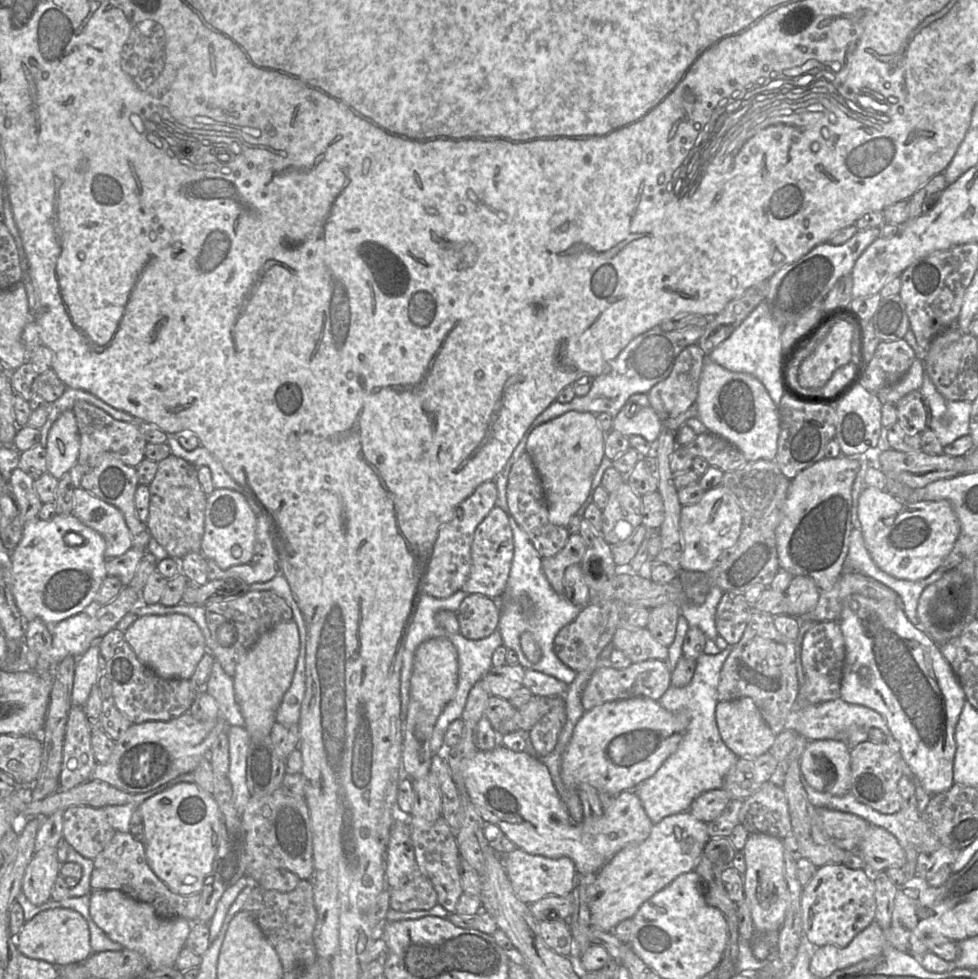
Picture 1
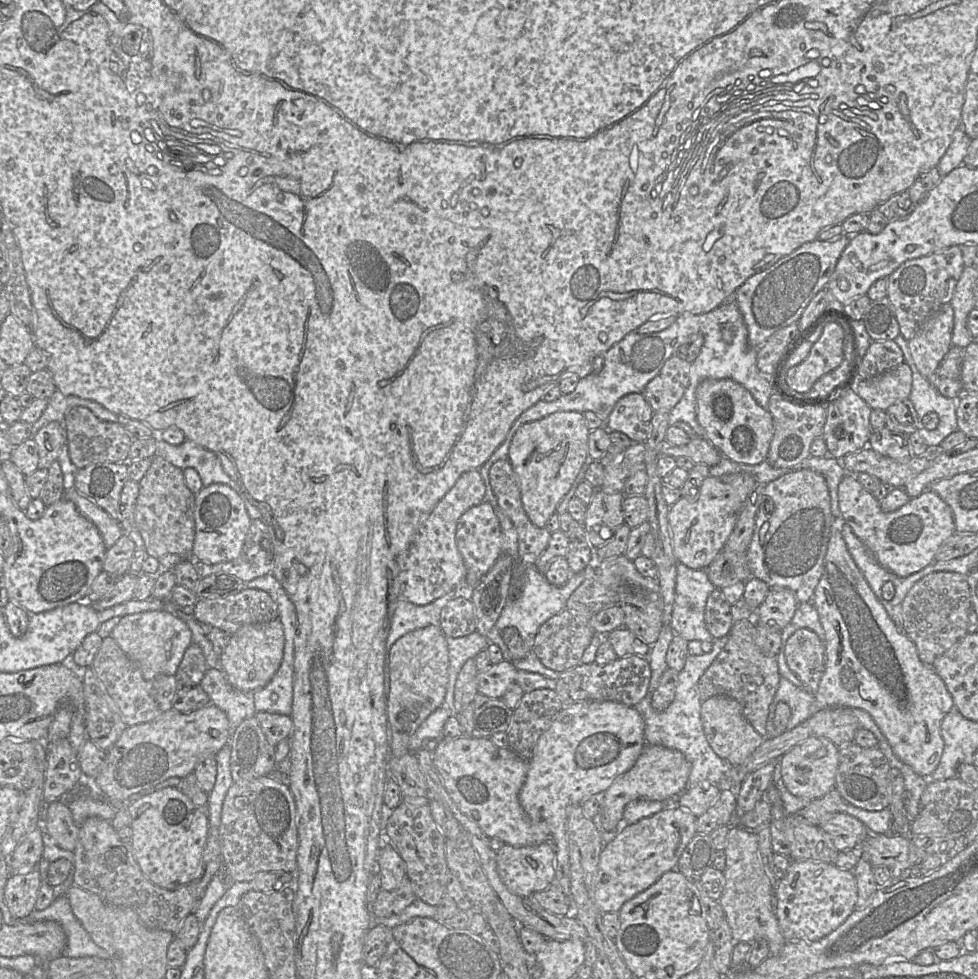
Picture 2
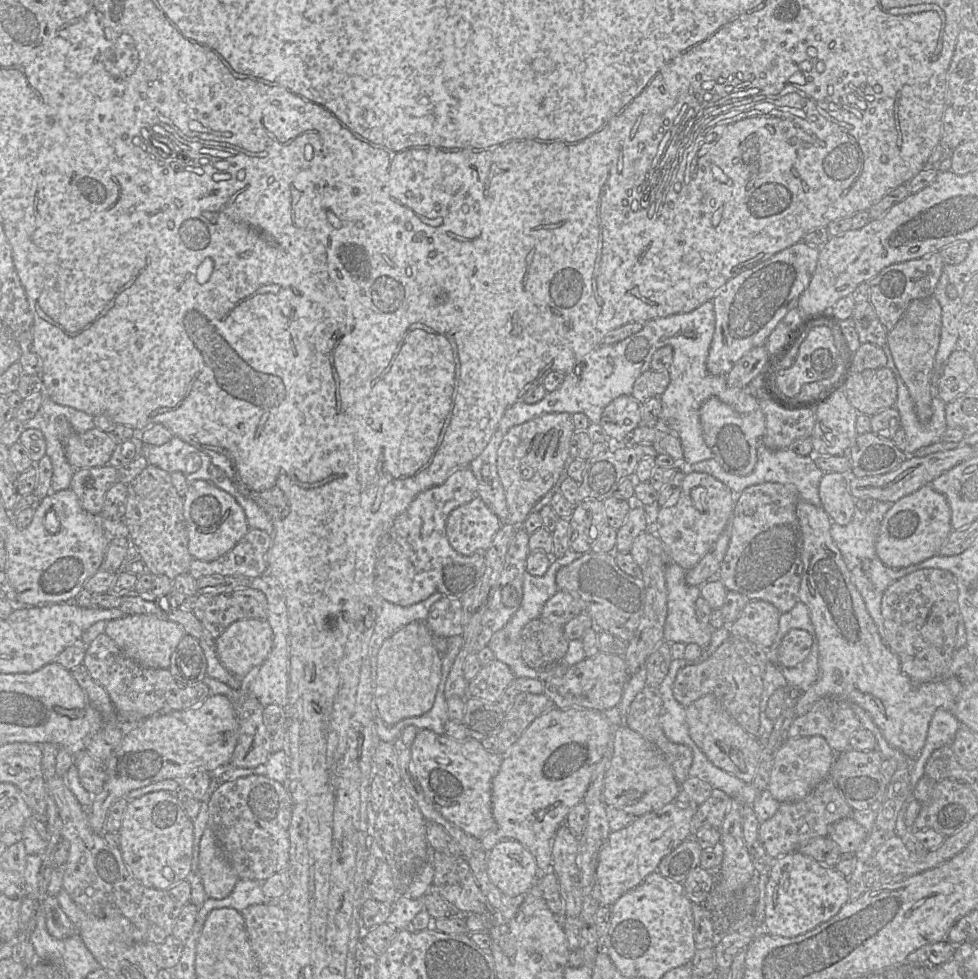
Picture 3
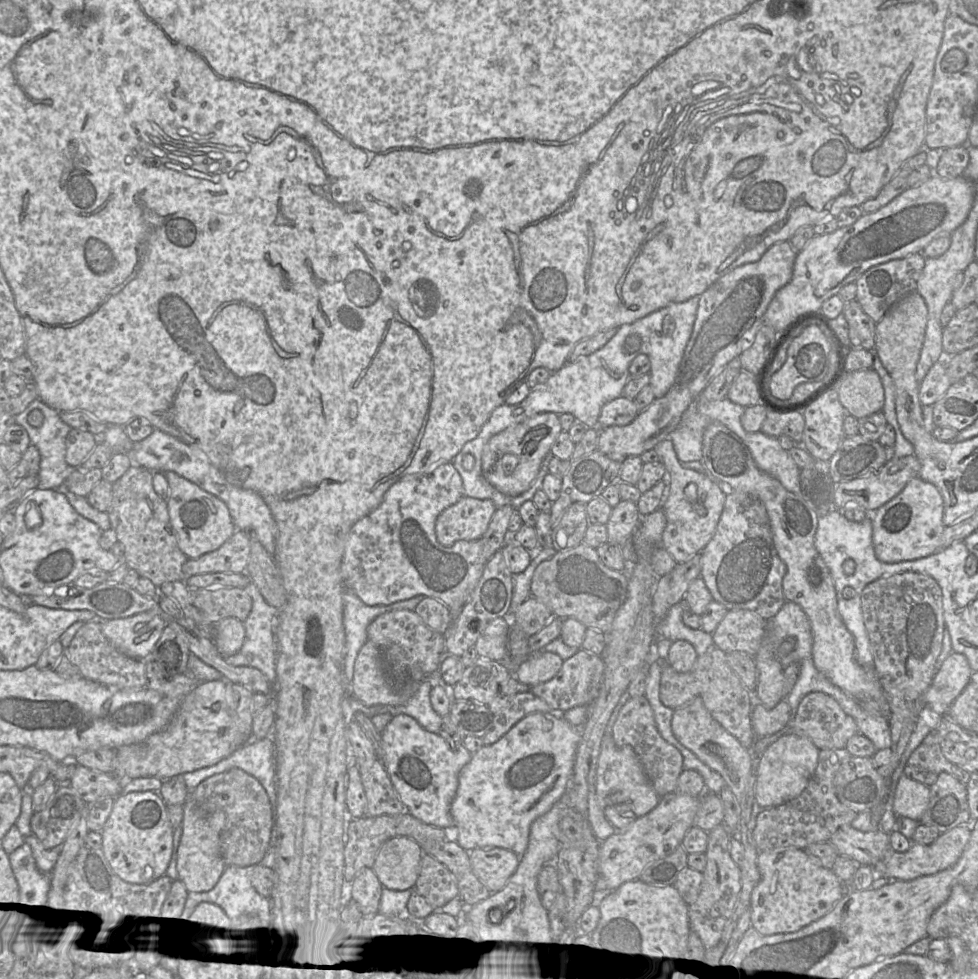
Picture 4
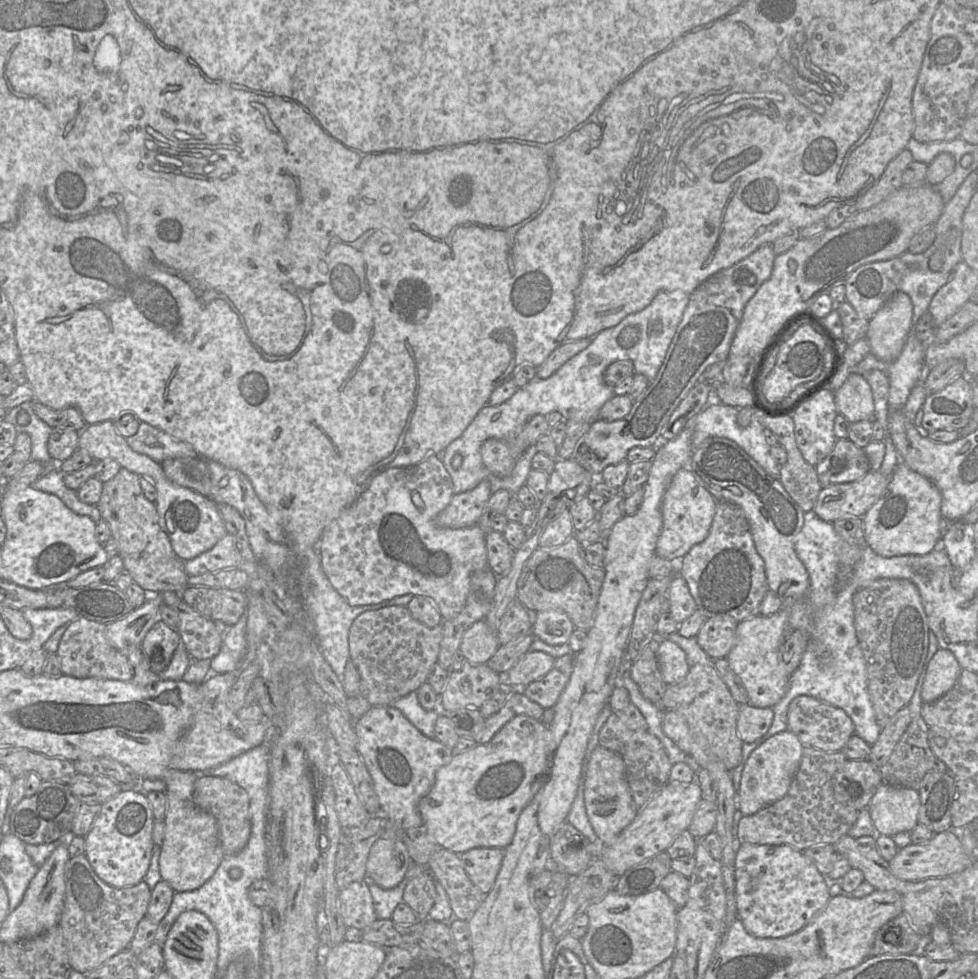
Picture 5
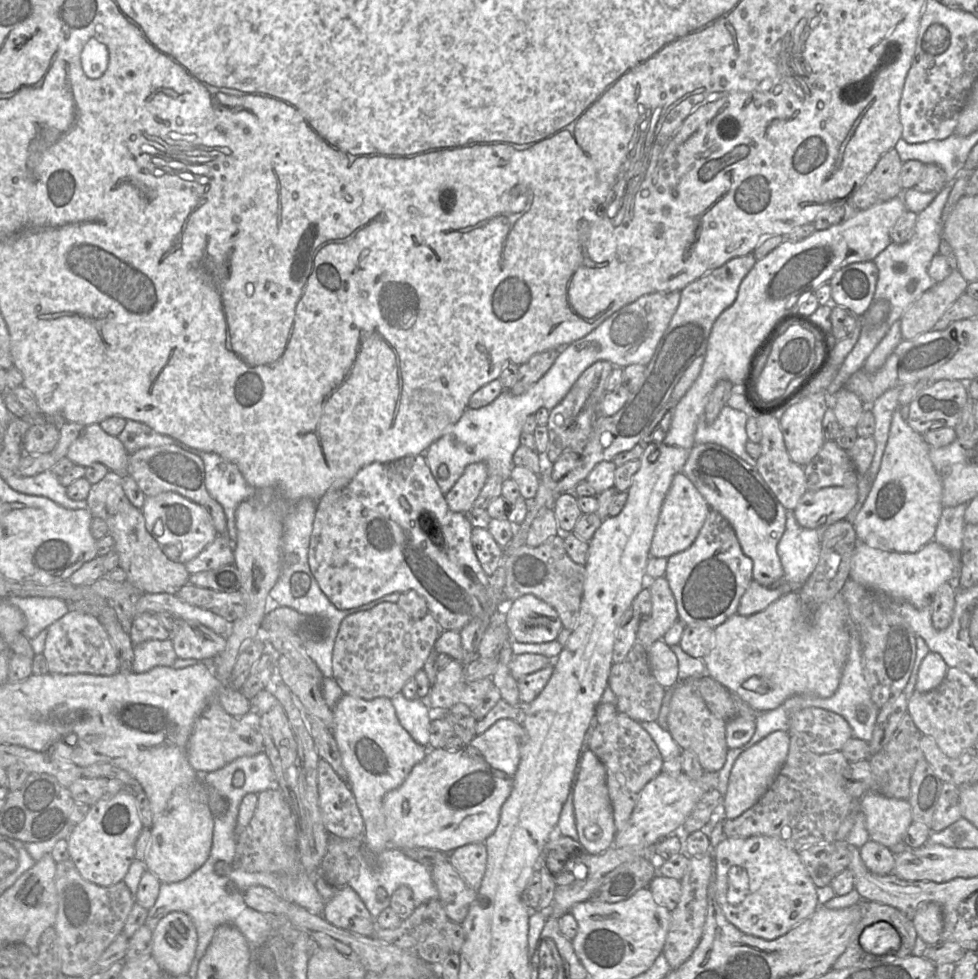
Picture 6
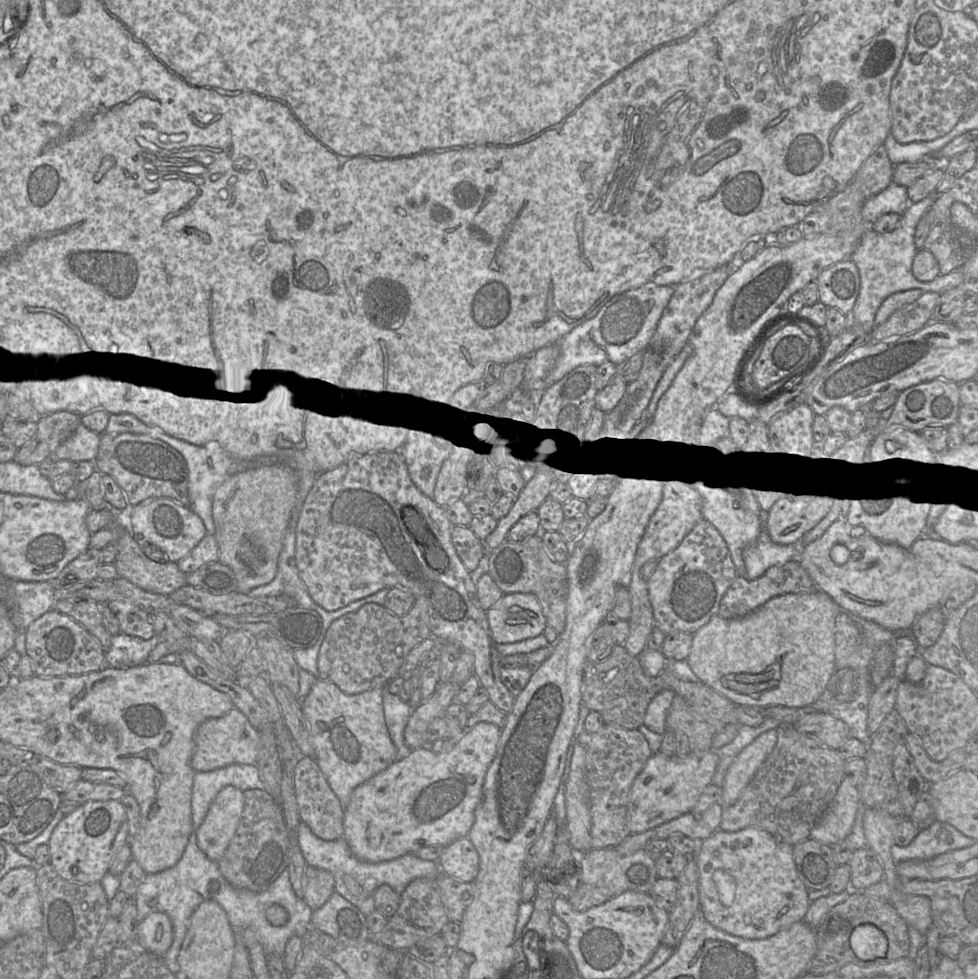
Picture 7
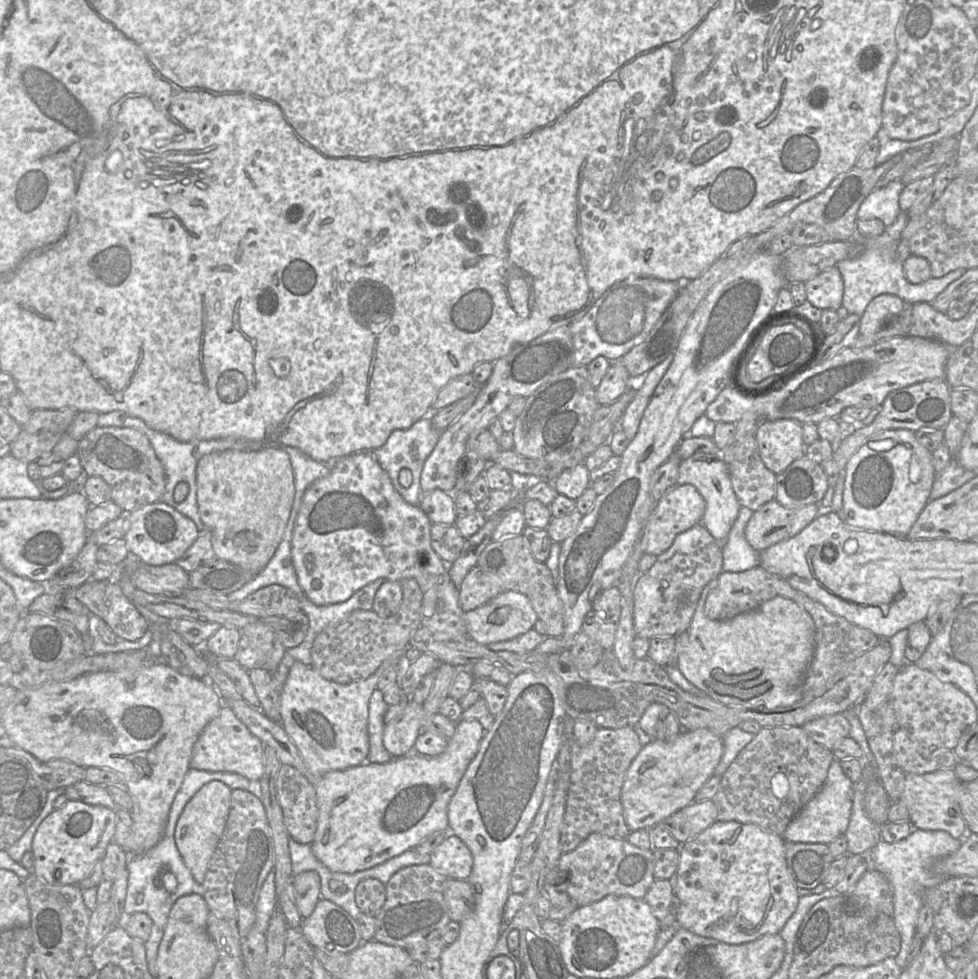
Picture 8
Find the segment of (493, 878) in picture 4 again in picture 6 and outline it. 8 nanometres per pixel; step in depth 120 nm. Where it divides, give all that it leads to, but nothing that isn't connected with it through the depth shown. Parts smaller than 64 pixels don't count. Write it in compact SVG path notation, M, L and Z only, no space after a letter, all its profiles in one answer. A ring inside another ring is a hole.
M484 843L463 845L448 854L448 860L467 885L476 892L481 886L487 865Z

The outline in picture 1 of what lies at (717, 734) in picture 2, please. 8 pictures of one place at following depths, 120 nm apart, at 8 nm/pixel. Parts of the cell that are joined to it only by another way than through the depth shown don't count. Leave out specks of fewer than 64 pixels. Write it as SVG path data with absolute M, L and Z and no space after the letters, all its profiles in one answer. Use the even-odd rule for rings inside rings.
M750 698L719 701L715 719L723 742L739 758L758 757L774 743L776 735Z

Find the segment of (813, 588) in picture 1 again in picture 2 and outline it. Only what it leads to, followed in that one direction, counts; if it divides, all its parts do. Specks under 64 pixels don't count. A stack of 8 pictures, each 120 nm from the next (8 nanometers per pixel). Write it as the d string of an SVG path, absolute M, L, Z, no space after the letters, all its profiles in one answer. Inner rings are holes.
M770 588L765 599L755 610L756 626L782 632L791 621L799 604L791 590Z

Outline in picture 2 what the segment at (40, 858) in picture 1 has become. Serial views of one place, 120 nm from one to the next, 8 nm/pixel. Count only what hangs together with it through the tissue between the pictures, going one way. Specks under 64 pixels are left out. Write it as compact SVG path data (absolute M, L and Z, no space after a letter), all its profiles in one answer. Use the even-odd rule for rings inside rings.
M37 869L27 874L12 874L4 888L4 902L15 919L24 919L34 911L37 894L42 884Z

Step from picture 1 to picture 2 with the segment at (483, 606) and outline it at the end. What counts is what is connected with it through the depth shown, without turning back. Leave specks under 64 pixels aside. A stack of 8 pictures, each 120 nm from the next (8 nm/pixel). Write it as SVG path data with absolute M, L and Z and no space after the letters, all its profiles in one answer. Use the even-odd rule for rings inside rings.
M459 596L442 609L439 627L446 637L463 637L476 632L475 609L470 598Z

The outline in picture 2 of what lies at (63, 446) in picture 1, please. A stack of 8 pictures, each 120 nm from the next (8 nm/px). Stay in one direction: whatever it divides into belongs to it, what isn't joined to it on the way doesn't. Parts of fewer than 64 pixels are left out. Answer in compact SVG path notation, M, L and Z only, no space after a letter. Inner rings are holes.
M50 422L33 436L38 447L38 468L47 470L57 461L63 445L66 444L66 430L62 422Z

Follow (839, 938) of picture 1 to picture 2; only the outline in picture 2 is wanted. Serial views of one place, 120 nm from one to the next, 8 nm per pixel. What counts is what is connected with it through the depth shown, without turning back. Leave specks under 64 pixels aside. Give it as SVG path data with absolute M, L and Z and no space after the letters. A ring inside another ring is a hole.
M793 860L775 891L775 913L786 941L814 942L836 930L856 909L858 890L853 871L838 868L834 863Z

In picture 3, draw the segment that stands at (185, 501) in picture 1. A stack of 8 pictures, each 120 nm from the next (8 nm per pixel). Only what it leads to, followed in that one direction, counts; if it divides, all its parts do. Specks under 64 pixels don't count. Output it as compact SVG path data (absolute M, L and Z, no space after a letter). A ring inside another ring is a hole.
M148 465L128 485L126 512L122 521L129 531L129 541L145 564L146 572L165 575L173 580L188 572L194 559L188 549L188 532L183 514L183 498L172 484L170 473Z

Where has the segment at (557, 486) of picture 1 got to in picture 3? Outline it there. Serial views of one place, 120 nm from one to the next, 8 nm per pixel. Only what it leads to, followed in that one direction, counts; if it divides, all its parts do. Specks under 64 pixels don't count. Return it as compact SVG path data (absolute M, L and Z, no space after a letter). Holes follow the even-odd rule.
M566 412L545 414L511 427L497 451L497 472L508 506L508 521L522 525L534 505L558 482L571 463L569 448L575 432L572 415Z

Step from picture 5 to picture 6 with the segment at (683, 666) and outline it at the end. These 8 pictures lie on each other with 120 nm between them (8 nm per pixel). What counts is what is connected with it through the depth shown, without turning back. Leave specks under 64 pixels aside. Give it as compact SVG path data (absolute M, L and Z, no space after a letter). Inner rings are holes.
M663 640L650 646L648 660L651 672L661 686L671 688L679 682L677 656Z

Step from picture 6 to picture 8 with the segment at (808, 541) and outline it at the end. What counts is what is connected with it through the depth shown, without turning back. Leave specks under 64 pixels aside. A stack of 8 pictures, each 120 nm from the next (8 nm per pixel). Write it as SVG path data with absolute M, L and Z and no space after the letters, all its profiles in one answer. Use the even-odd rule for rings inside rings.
M741 507L722 547L723 570L726 572L742 572L759 566L760 552L745 538L745 527L753 513L751 509Z

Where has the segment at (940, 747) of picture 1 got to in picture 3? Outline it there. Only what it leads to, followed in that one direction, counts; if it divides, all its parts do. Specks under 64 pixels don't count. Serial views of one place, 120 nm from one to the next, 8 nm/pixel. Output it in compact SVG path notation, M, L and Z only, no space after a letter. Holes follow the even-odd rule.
M800 500L796 514L803 535L804 567L798 597L809 608L819 652L819 678L796 699L796 717L807 713L821 698L842 699L865 710L891 746L909 758L916 757L925 745L935 711L946 709L954 713L956 700L944 680L917 685L902 672L898 656L884 642L852 581L831 536L833 522L824 509Z

